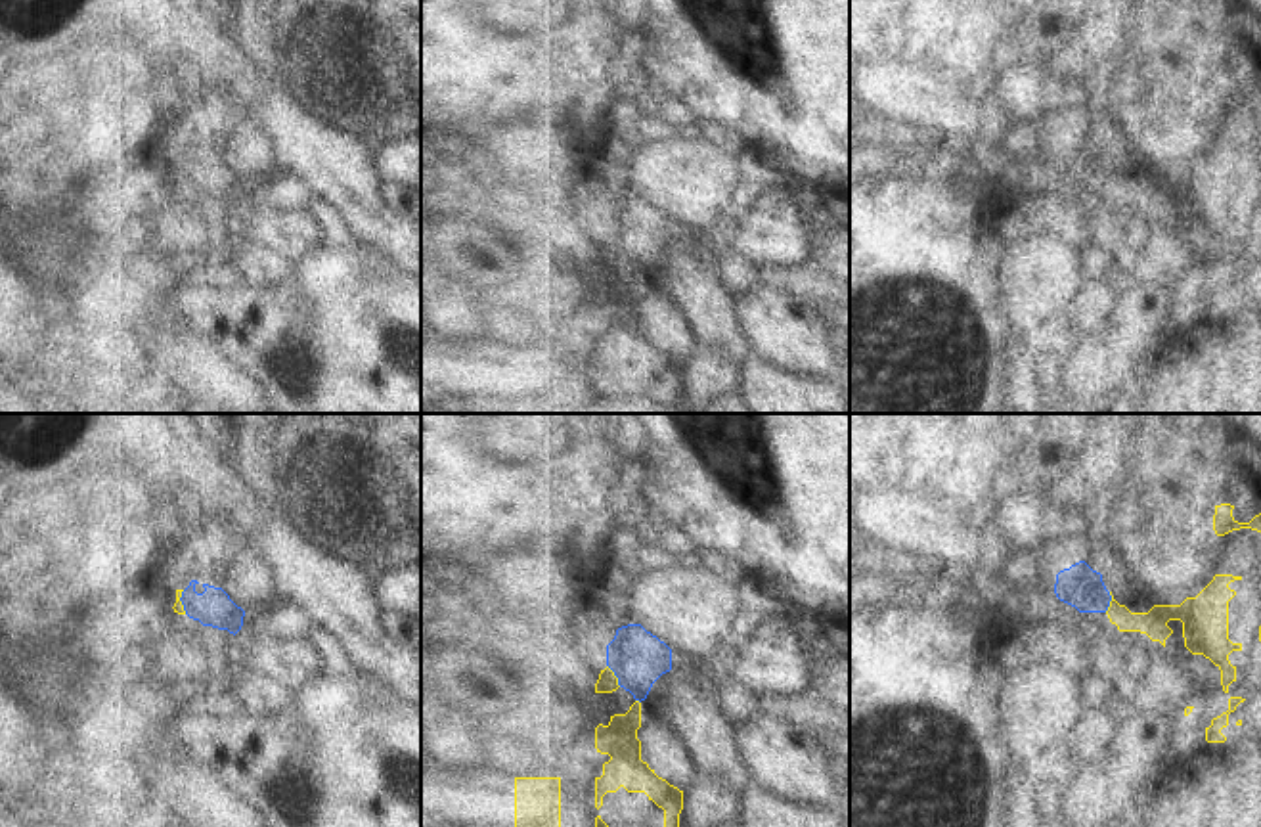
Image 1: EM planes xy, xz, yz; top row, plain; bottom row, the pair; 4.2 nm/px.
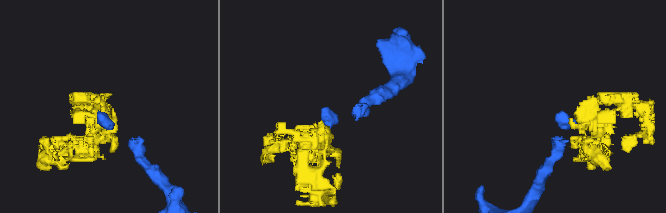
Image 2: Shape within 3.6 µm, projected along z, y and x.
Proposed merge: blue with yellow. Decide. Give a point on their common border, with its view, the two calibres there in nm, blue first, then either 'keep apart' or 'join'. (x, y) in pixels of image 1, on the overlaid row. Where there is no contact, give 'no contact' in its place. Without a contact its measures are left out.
xz (615, 674) | 240/90 nm | keep apart

